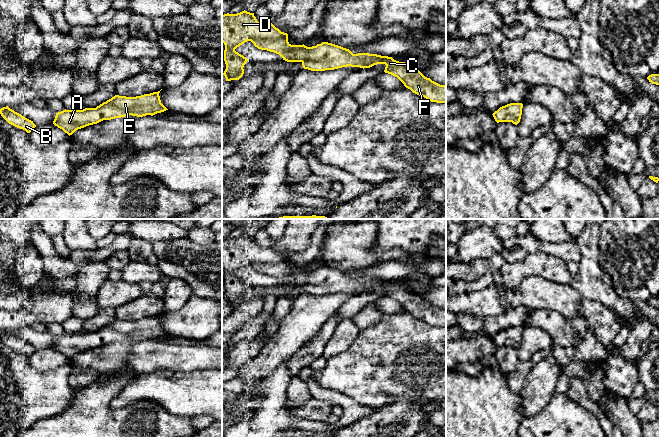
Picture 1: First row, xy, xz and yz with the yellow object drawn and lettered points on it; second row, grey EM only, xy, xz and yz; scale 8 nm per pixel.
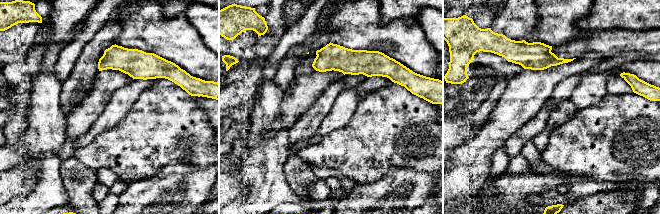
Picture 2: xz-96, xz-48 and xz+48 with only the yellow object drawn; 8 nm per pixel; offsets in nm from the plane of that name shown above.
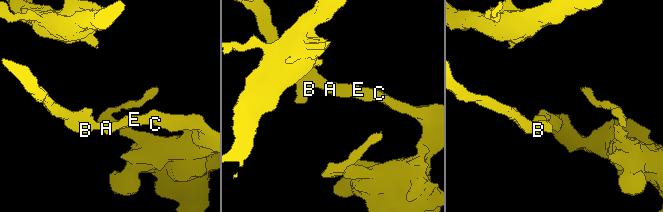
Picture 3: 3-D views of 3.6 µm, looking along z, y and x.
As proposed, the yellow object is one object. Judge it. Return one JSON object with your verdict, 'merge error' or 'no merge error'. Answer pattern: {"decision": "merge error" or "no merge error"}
{"decision": "no merge error"}

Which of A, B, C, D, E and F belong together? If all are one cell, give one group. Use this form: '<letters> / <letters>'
A B C D E F

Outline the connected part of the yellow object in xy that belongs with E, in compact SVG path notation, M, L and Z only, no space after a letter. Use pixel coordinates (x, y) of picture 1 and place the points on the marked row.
M160 91L136 97L115 95L96 108L83 110L63 110L56 113L53 124L69 136L76 130L103 120L111 120L125 116L143 117L155 115L168 110L160 100Z

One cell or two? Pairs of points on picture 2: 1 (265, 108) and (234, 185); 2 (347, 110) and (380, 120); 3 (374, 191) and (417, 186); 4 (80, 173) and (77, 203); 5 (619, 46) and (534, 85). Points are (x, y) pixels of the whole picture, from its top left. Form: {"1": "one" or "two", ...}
{"1": "two", "2": "two", "3": "one", "4": "one", "5": "two"}

